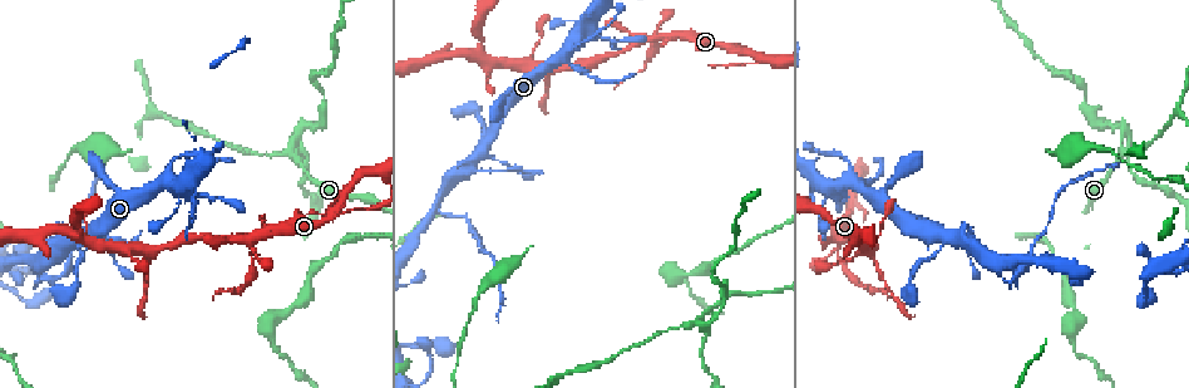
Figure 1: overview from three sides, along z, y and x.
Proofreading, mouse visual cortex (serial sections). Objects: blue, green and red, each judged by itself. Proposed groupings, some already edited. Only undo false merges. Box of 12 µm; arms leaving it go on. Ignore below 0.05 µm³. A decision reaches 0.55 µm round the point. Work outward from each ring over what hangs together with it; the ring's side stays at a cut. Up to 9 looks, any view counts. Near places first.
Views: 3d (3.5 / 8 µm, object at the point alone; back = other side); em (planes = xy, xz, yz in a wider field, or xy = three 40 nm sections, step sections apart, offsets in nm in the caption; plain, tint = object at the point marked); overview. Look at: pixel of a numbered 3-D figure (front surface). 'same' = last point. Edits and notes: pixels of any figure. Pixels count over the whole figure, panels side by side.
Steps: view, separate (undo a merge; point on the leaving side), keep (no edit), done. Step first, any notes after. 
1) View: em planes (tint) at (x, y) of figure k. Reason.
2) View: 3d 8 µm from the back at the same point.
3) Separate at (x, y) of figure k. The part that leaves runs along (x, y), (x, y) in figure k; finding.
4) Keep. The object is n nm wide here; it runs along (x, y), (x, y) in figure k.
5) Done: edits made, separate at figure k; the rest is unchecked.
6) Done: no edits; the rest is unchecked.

View: 3d 3.5 µm at (484, 149) of figure 1.

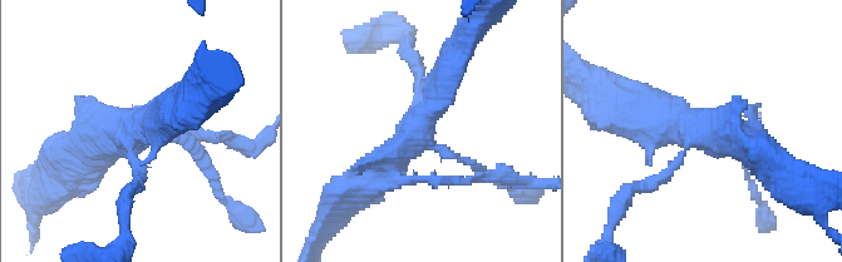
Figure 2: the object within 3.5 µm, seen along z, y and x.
View: em xy step 1 (tint) at (421, 123) of figure 2.

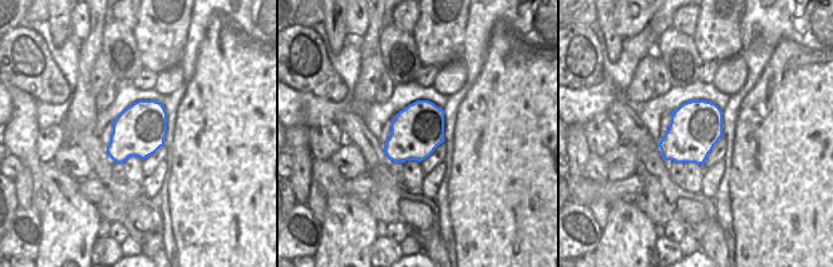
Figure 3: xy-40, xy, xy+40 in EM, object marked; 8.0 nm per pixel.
Keep. It runs along (456, 52), (432, 109), (370, 181) in figure 2; all the same cell.

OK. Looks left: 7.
View: 3d 8 µm at (1001, 267) of figure 1. Abrupt turn.

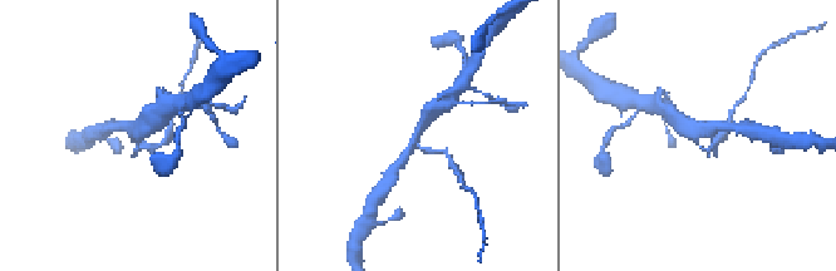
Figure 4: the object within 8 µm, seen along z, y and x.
View: 3d 3.5 µm at (703, 132) of figure 4. Closer look.

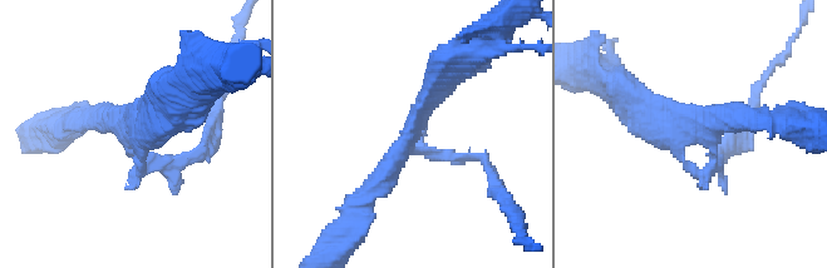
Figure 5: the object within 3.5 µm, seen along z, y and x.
View: em planes (tint) at (418, 129) of figure 5. Shape alone is not enough.

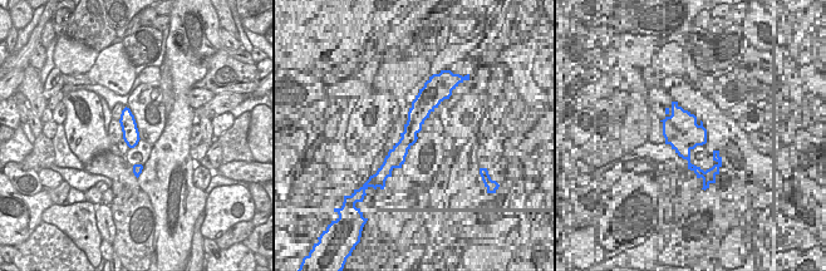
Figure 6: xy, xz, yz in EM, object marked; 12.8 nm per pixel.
Keep. It runs along (453, 68), (369, 193) in figure 5; all the same cell.

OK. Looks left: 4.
View: 3d 8 µm at (249, 240) of figure 1. Three arms meet.

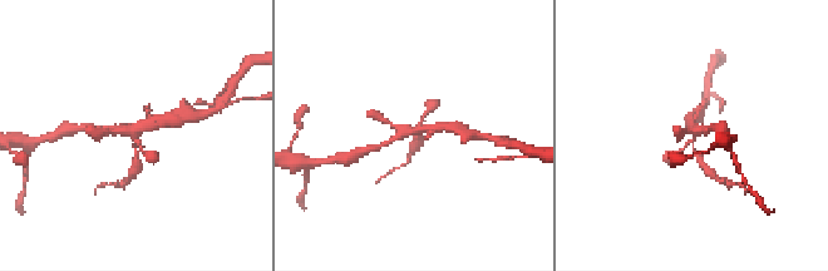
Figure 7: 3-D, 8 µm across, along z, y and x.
View: em xy step 5 (tint) at (130, 132) of figure 7. Now the EM.

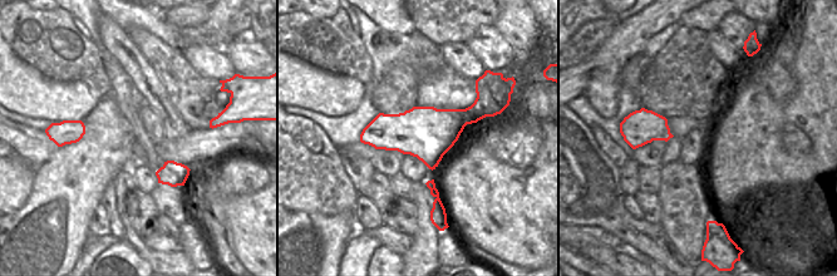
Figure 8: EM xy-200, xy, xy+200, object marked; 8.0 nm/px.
Keep. It runs along (445, 126), (407, 132), (379, 146) in figure 7; all the same cell.

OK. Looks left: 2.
View: 3d 3.5 µm at (73, 237) of figure 1. Three arms meet.

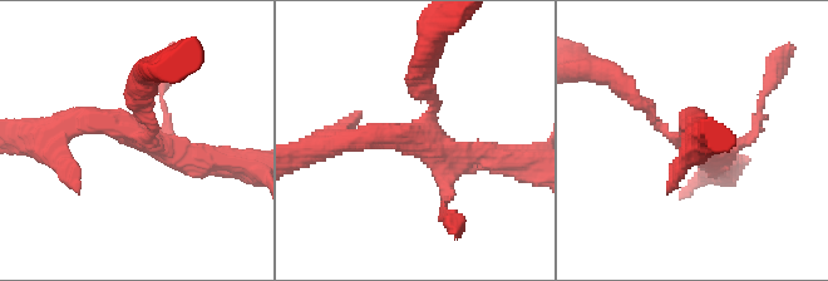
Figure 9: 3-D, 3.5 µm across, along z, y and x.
View: em xy step 2 (tint) at (138, 131) of figure 9.

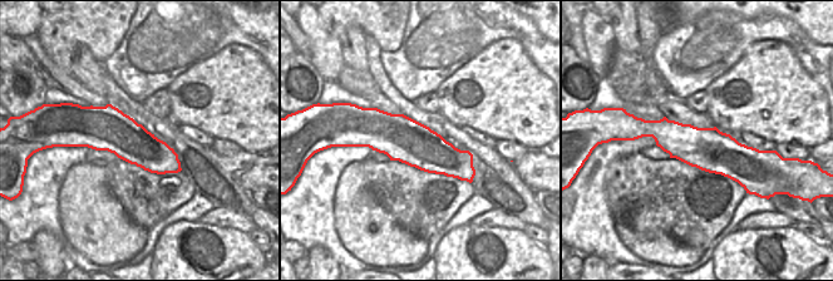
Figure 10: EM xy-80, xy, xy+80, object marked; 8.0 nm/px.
Keep. It runs along (637, 128), (725, 156), (765, 153) in figure 10; continuous, no second cell.

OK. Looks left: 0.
Done: no edits; the rest is unchecked.

